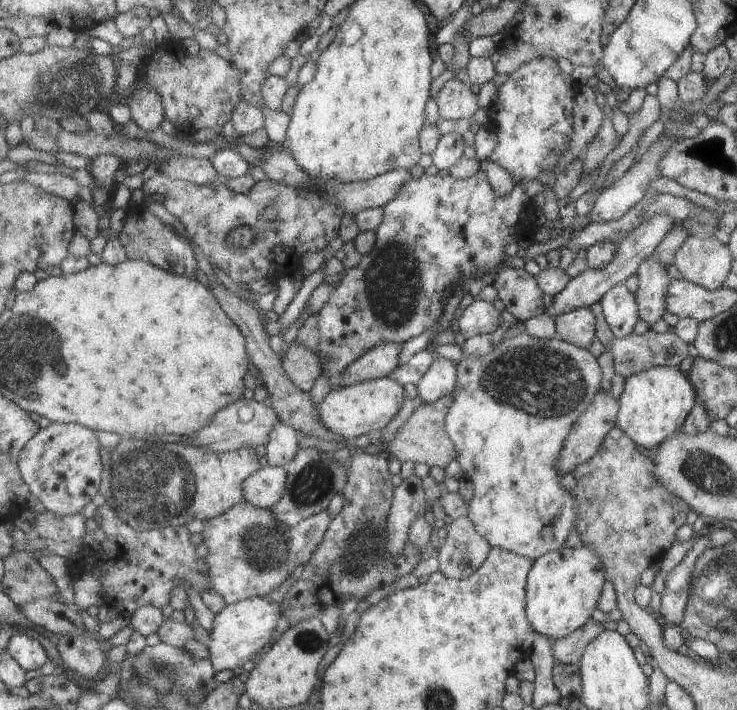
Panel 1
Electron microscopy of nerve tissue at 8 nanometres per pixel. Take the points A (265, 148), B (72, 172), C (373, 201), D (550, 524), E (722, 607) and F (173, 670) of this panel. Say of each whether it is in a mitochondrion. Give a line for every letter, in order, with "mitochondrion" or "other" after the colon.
A: other
B: other
C: other
D: other
E: mitochondrion
F: mitochondrion

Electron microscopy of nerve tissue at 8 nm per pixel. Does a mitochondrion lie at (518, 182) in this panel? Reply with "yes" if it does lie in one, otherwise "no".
no

